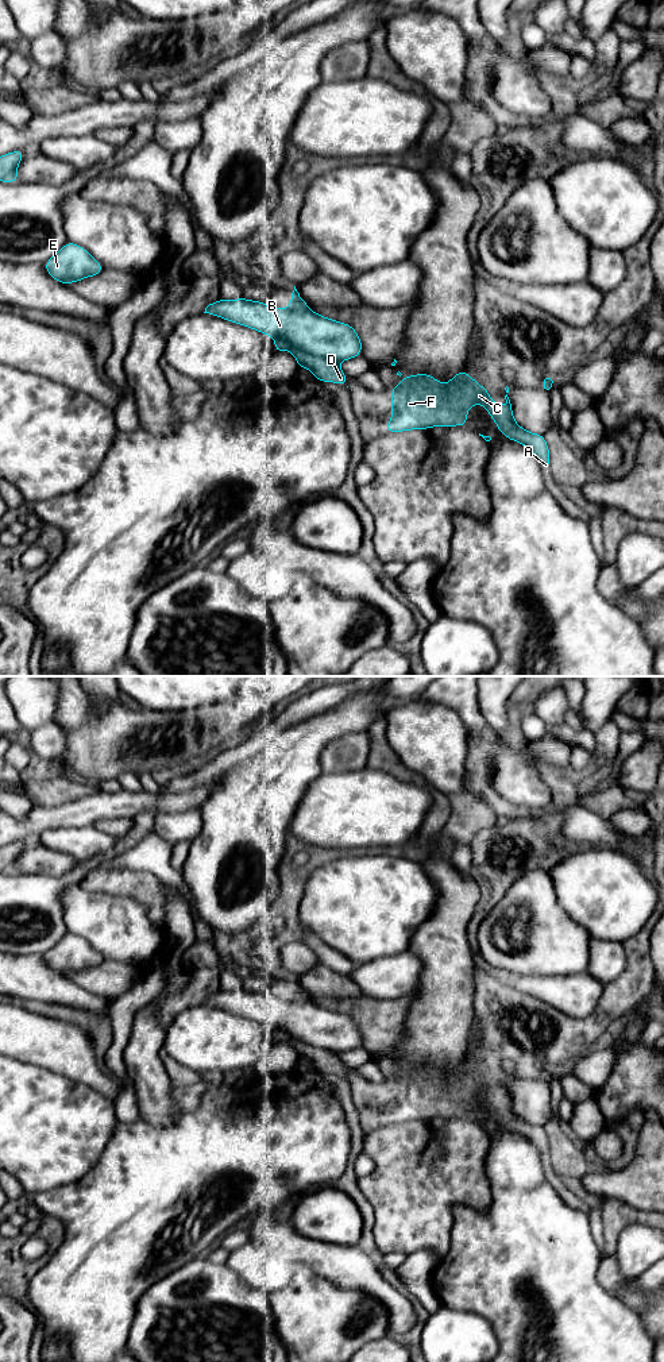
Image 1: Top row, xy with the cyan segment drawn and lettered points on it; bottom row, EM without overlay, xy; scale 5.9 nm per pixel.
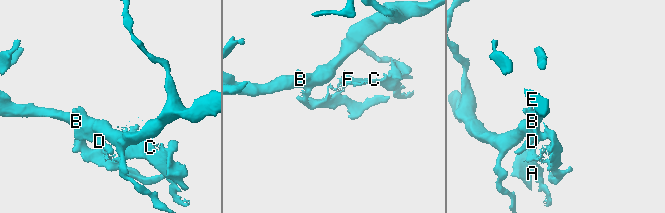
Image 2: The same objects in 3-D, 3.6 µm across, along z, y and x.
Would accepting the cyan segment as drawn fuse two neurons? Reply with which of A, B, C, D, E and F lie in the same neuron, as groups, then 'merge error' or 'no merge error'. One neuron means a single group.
A B C D E F | no merge error

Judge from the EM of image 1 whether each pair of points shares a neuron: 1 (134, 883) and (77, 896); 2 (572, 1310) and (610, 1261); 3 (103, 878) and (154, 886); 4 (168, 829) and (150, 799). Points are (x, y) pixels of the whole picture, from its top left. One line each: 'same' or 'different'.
1: different
2: different
3: same
4: different

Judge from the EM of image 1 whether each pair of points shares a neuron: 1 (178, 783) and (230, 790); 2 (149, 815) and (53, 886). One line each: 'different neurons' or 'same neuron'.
1: different neurons
2: same neuron

